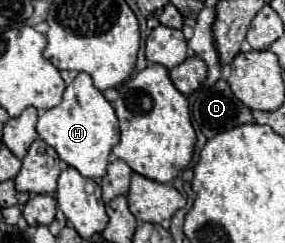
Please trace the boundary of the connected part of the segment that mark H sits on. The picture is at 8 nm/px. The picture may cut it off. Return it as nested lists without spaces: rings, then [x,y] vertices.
[[[80,72],[72,84],[66,86],[62,104],[40,114],[36,130],[40,138],[58,152],[60,160],[76,168],[84,178],[102,178],[106,174],[112,146],[120,142],[116,112],[102,92],[94,88],[92,78],[86,72]]]

